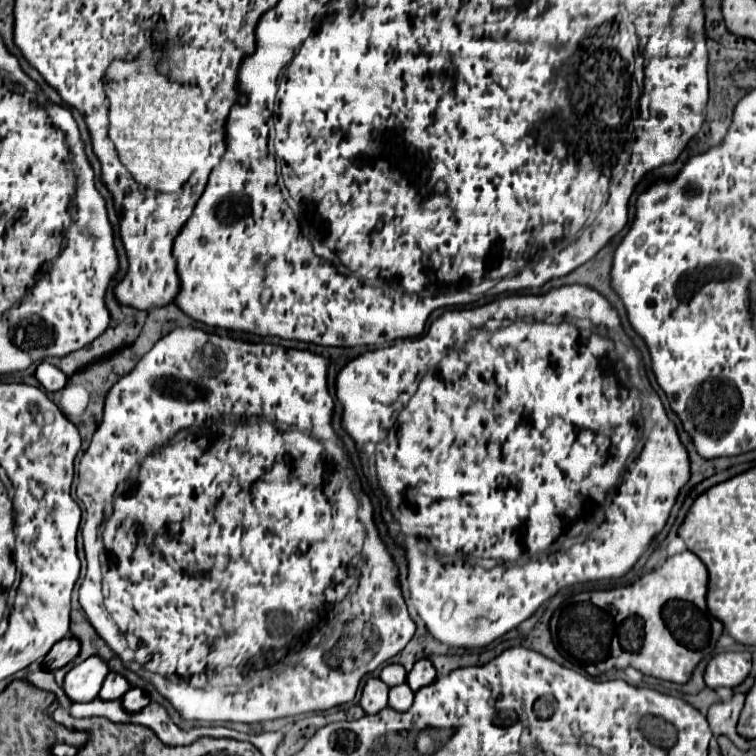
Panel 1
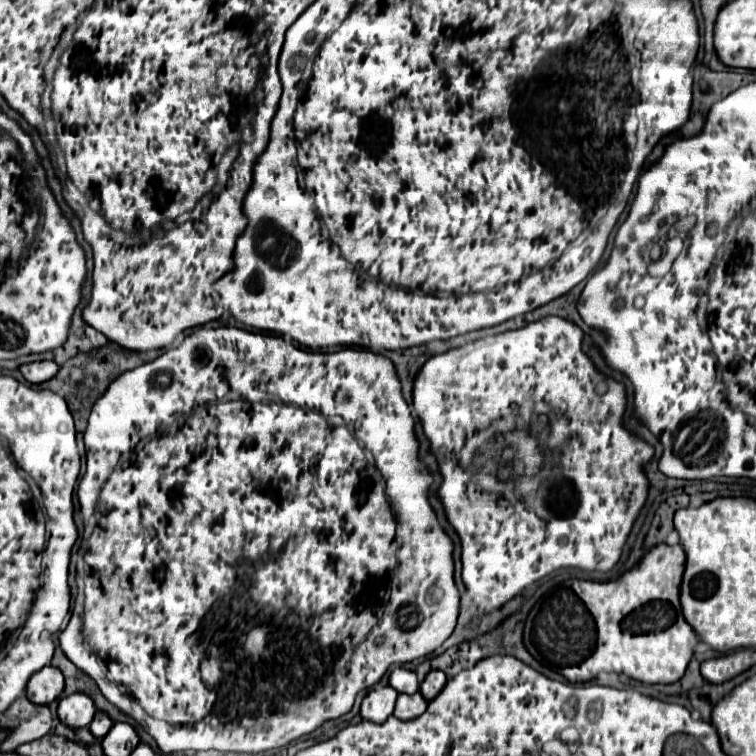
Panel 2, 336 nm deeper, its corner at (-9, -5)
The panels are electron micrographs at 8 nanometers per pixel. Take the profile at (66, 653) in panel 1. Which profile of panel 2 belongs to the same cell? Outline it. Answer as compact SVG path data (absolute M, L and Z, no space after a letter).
M46 666L28 680L26 694L36 704L50 704L62 694L62 690L64 690L62 672L56 666Z

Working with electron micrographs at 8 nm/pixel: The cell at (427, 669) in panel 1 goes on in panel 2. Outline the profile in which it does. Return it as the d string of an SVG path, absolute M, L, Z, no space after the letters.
M430 670L428 676L424 678L424 682L420 684L420 692L426 700L432 700L438 696L438 692L444 688L446 684L446 674L442 670Z

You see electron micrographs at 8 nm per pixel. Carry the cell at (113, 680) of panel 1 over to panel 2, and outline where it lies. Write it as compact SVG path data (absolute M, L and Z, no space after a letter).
M98 710L96 716L94 716L94 720L92 720L92 724L90 724L90 732L92 732L96 738L102 738L112 726L114 726L112 718L110 718L106 712Z

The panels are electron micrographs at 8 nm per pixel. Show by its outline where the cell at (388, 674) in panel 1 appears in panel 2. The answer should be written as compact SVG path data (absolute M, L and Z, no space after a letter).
M394 668L390 672L390 686L396 688L398 692L404 692L404 694L414 694L420 686L416 674L412 670L406 670L406 668Z

